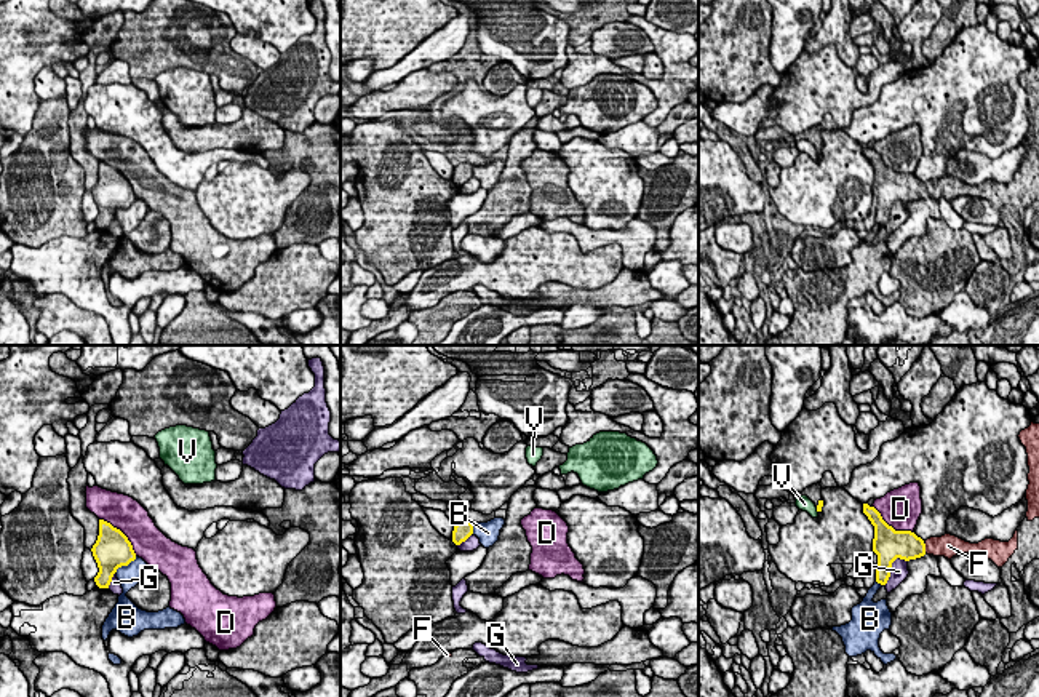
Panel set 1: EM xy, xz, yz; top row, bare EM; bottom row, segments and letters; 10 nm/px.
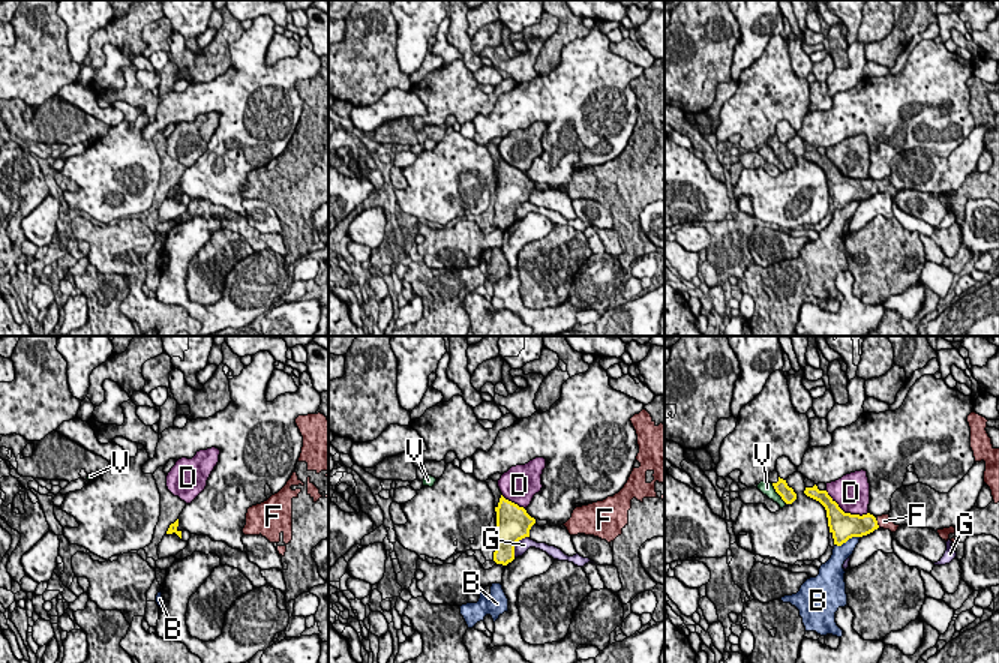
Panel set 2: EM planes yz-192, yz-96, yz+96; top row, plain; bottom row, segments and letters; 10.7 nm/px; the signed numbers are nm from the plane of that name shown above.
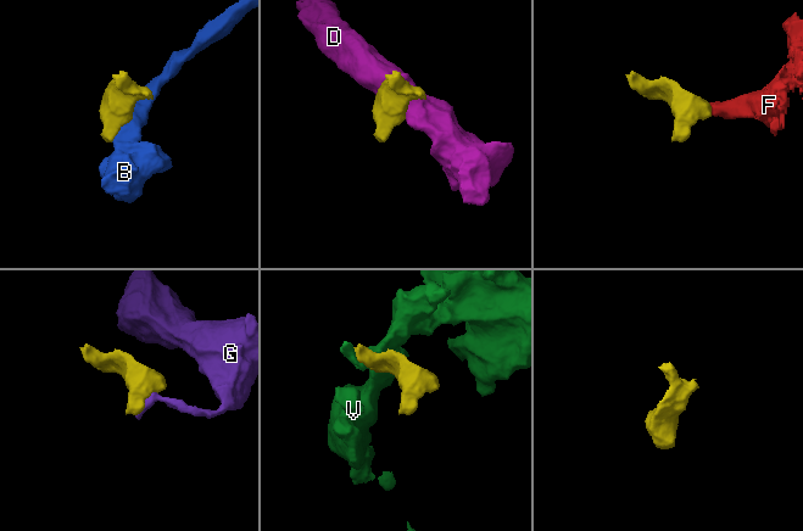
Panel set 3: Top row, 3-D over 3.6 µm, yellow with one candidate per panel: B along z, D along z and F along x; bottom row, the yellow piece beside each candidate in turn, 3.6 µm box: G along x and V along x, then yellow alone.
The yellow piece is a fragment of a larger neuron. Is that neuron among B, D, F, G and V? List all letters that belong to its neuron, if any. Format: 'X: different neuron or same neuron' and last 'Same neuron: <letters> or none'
B: different neuron
D: different neuron
F: same neuron
G: different neuron
V: different neuron
Same neuron: F

